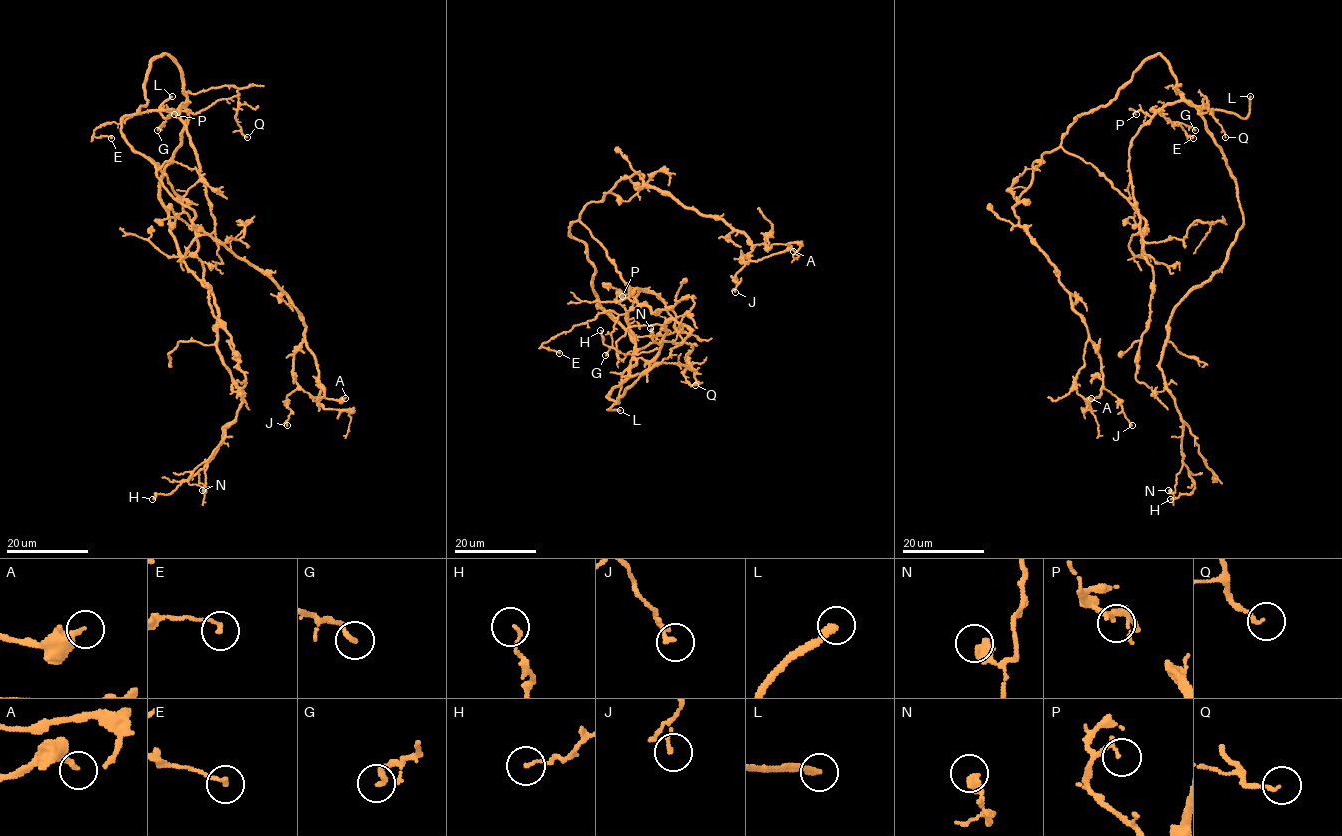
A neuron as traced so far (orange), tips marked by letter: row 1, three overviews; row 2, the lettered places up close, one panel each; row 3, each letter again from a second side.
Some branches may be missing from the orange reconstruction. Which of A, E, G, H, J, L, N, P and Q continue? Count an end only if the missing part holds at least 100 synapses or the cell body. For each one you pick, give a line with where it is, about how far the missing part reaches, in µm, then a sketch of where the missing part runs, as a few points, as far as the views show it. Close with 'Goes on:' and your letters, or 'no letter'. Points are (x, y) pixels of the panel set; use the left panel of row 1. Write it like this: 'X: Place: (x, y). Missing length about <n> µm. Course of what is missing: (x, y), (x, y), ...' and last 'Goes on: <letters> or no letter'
L: Place: (172, 96). Missing length about 15 µm. Course of what is missing: (172, 96), (180, 85), (191, 54)
Goes on: L

